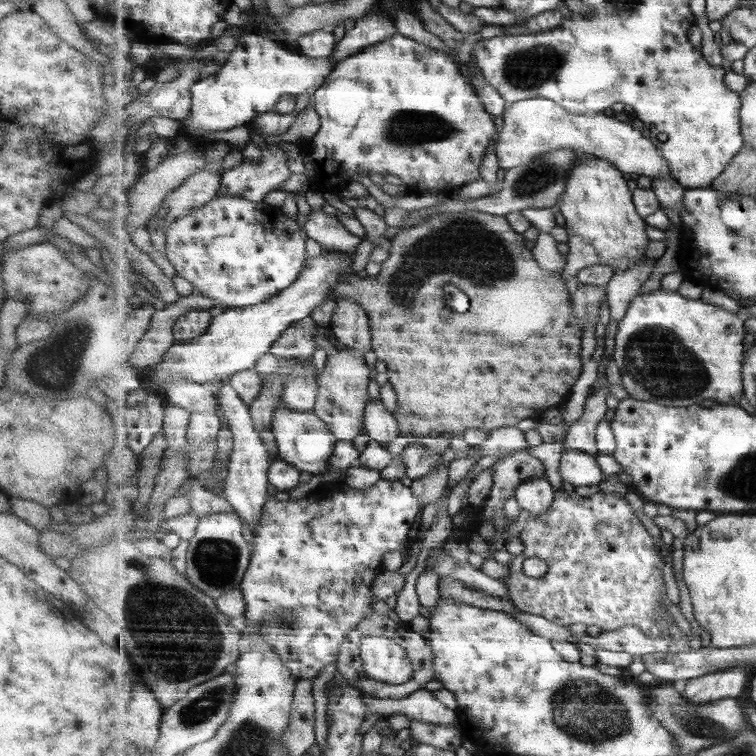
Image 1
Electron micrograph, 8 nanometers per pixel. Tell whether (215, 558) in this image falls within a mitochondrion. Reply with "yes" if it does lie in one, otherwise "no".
yes

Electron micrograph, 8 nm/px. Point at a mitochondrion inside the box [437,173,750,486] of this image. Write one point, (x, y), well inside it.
(656, 359)

